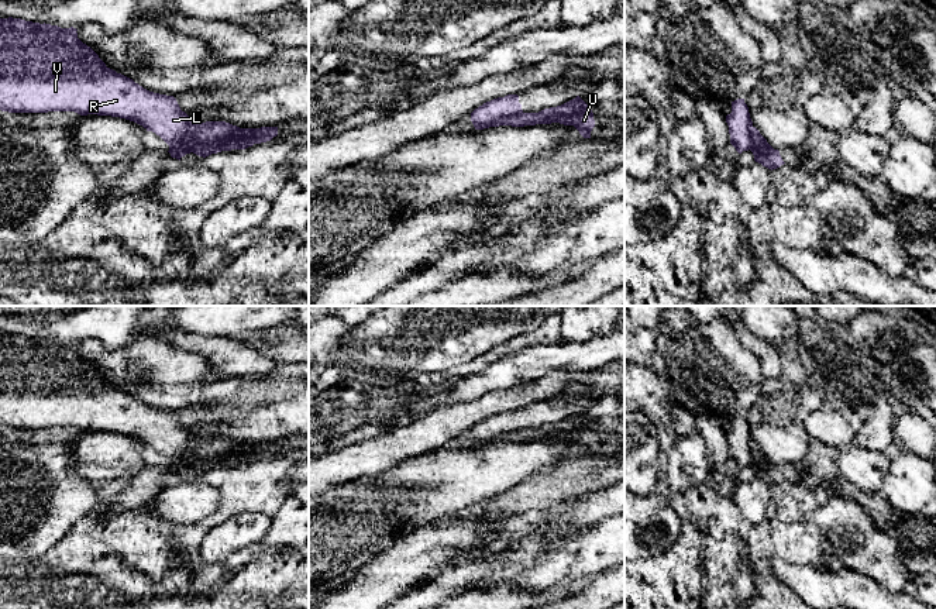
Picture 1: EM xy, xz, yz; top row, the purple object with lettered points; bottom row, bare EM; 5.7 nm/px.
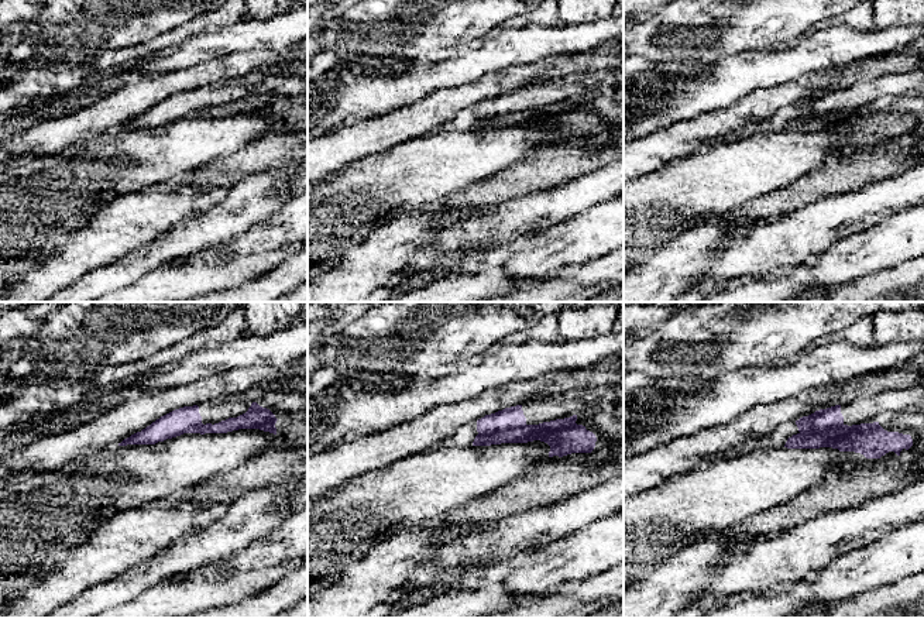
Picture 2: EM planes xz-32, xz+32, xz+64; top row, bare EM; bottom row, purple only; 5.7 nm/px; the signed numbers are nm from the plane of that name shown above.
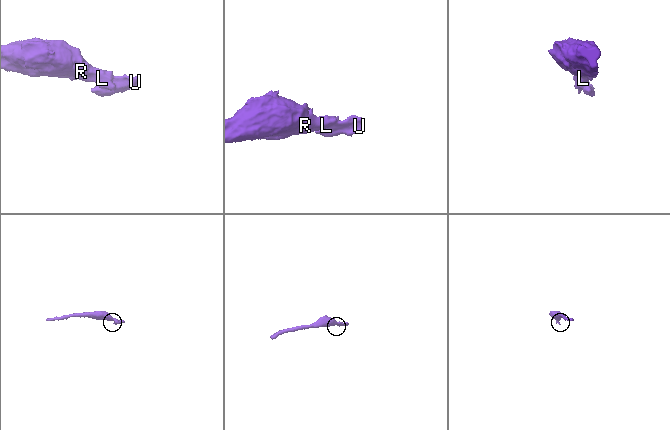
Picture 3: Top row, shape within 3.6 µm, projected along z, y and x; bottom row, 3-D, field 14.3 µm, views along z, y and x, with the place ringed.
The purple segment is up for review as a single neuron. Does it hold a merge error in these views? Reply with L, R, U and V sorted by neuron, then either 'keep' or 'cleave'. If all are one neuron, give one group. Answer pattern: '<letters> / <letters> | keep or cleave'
L R V / U | cleave

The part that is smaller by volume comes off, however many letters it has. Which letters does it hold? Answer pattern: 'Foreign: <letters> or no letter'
Foreign: U

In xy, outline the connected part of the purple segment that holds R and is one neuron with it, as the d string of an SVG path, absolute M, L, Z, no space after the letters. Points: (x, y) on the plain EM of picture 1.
M0 334L0 426L8 429L75 427L134 437L159 451L169 464L190 460L195 440L173 412L149 407L106 382L78 354L78 345L21 334Z

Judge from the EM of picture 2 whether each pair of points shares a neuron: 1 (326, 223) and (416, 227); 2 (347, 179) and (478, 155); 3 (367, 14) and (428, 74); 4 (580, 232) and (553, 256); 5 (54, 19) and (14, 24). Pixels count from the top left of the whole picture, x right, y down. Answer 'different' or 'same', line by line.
1: different
2: same
3: different
4: same
5: different

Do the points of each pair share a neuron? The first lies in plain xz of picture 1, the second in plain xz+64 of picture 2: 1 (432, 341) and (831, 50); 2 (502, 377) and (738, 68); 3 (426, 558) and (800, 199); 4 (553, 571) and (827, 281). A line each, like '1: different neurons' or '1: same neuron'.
1: different neurons
2: same neuron
3: different neurons
4: same neuron

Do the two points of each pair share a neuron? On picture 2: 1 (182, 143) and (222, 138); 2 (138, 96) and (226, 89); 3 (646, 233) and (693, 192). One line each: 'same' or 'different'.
1: same
2: different
3: same

